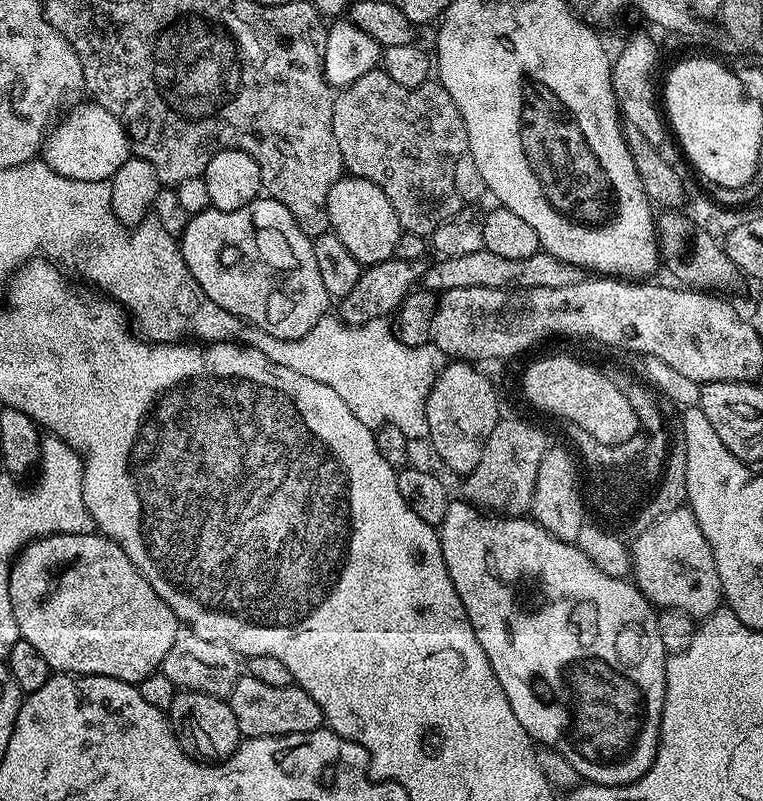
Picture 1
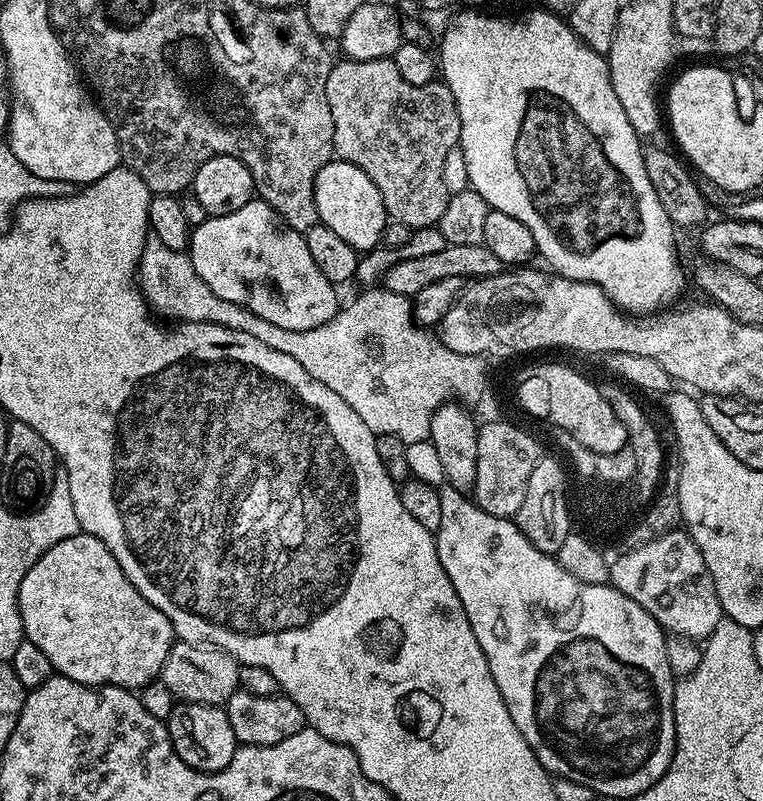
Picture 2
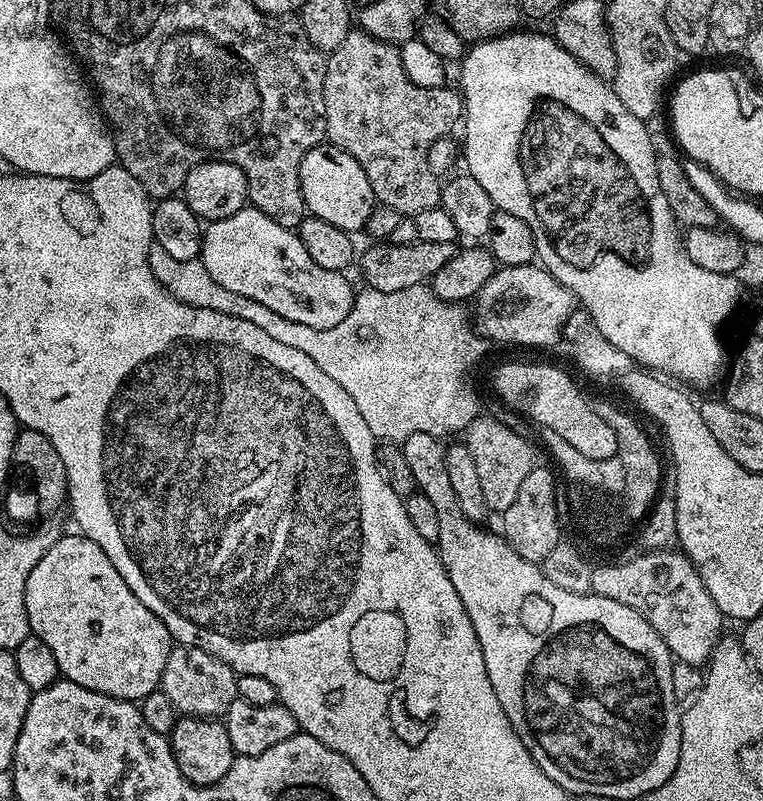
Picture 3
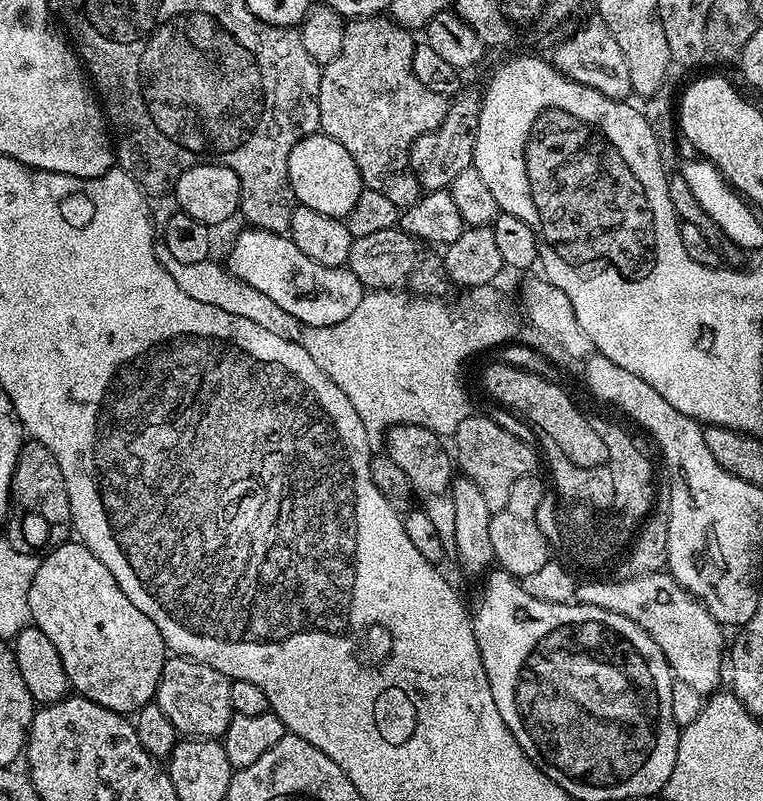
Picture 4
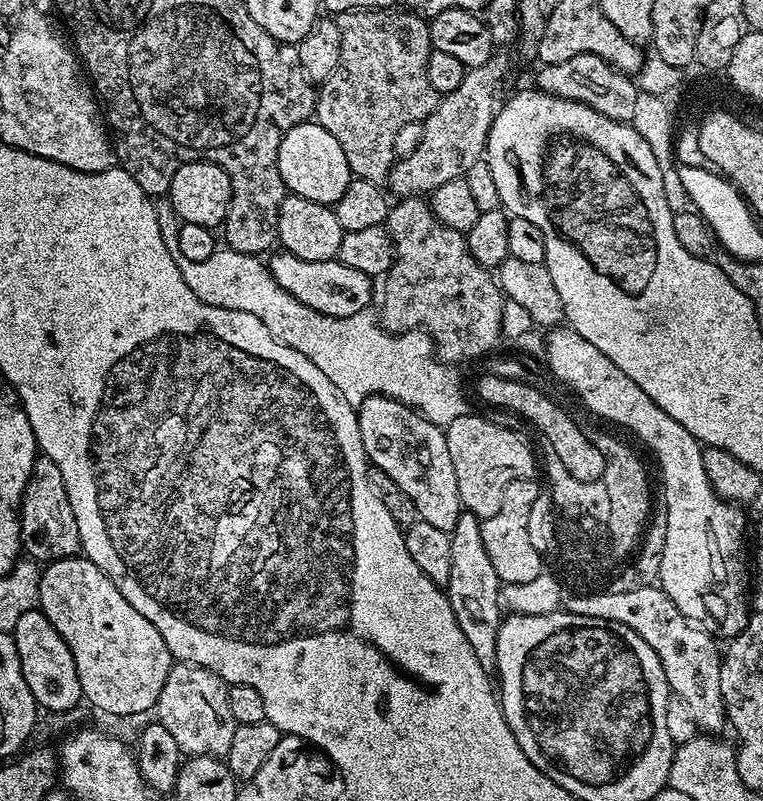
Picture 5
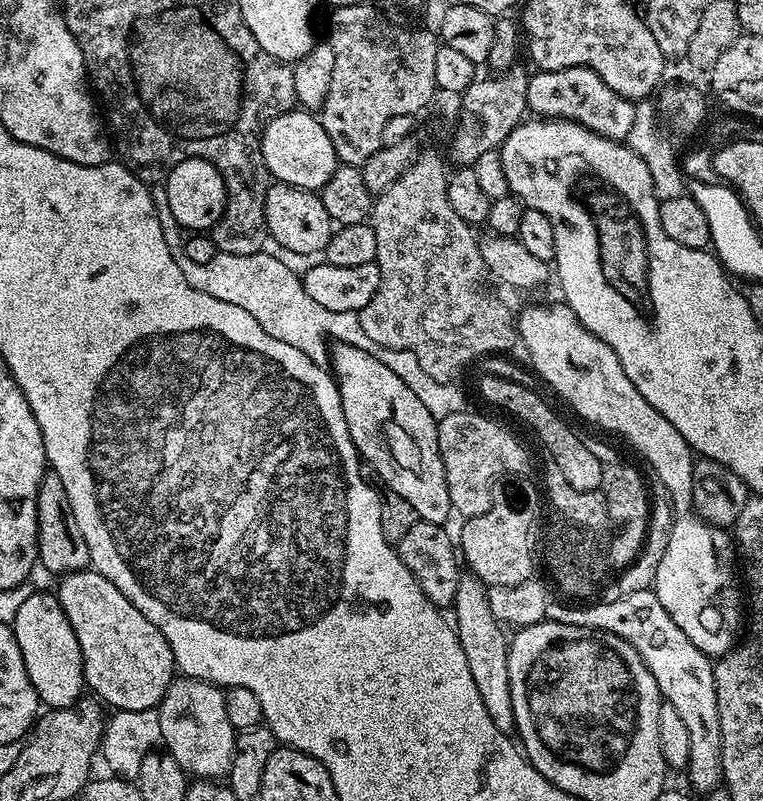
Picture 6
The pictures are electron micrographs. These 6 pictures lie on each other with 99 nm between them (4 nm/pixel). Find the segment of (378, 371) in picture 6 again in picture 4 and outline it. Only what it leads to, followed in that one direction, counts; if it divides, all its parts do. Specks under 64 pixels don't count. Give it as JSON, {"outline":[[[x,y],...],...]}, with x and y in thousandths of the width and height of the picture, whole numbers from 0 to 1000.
{"outline":[[[519,529],[509,536],[506,567],[522,577],[522,583],[537,597],[540,618],[549,638],[557,639],[569,652],[579,672],[583,685],[596,685],[595,677],[595,627],[592,625],[592,596],[595,593],[595,574],[582,561],[583,551],[552,529]]]}

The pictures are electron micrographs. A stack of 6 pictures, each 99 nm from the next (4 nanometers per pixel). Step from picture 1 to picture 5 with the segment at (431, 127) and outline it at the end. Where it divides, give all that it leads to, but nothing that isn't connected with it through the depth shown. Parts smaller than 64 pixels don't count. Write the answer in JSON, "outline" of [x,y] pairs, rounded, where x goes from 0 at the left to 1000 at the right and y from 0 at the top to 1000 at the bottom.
{"outline":[[[523,7],[469,10],[465,15],[439,16],[438,24],[448,42],[448,67],[443,67],[443,82],[435,89],[433,97],[418,106],[412,150],[427,162],[433,162],[433,167],[438,167],[438,172],[443,172],[443,182],[448,182],[448,192],[453,192],[453,202],[459,207],[463,221],[484,225],[485,228],[497,231],[499,227],[507,226],[509,215],[522,199],[516,192],[516,171],[520,170],[522,162],[527,162],[527,157],[532,157],[537,152],[554,152],[570,137],[578,124],[577,116],[569,112],[569,107],[564,107],[564,97],[558,97],[558,77],[569,64],[564,52],[562,26],[554,19],[544,20],[540,15],[528,15]]]}

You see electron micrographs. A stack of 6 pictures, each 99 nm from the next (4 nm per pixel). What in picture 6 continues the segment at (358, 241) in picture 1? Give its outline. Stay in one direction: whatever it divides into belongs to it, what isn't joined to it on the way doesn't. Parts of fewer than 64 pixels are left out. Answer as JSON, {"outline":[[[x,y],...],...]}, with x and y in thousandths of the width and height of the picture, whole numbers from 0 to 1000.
{"outline":[[[404,137],[368,140],[351,151],[341,166],[341,186],[353,221],[387,235],[419,237],[443,208],[438,177],[433,177],[418,149]]]}

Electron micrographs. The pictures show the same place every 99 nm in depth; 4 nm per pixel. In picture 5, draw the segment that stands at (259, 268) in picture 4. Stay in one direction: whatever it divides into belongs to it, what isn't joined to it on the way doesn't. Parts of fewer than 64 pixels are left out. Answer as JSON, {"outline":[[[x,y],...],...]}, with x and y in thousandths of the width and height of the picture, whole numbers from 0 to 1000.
{"outline":[[[367,312],[358,325],[350,326],[356,346],[396,382],[406,382],[406,387],[417,387],[423,395],[463,395],[478,388],[488,375],[489,346],[474,342],[474,337],[464,337],[453,332],[446,323],[423,325],[422,327],[401,327],[385,317]]]}

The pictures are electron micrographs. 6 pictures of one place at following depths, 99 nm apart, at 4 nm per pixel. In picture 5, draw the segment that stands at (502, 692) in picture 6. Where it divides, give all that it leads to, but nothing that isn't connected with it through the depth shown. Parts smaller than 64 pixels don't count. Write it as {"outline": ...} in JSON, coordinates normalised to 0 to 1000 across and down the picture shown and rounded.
{"outline":[[[604,638],[590,665],[590,722],[585,738],[590,762],[595,762],[606,792],[611,792],[611,799],[620,808],[621,821],[626,821],[632,836],[641,840],[650,831],[653,787],[658,773],[657,733],[653,712],[647,712],[647,702],[642,702],[642,692],[637,692],[632,677],[632,652],[620,639]]]}

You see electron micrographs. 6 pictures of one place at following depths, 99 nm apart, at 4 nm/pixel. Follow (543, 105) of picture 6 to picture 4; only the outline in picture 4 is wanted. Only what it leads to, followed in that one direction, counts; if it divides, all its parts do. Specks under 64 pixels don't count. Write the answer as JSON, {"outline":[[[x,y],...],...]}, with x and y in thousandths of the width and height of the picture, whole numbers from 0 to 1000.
{"outline":[[[785,22],[771,25],[751,45],[744,45],[721,66],[723,81],[738,95],[744,95],[763,107],[773,107],[773,112],[784,112],[784,117],[794,117],[801,125],[822,126],[830,119],[826,107],[826,86],[820,71],[806,50],[805,42]]]}

